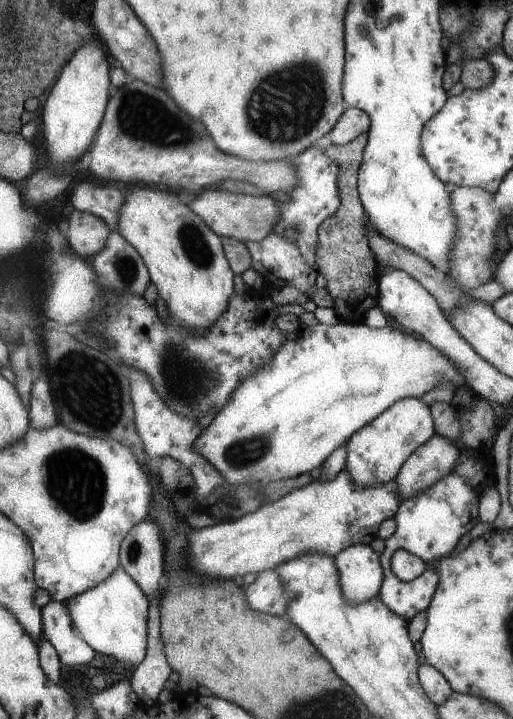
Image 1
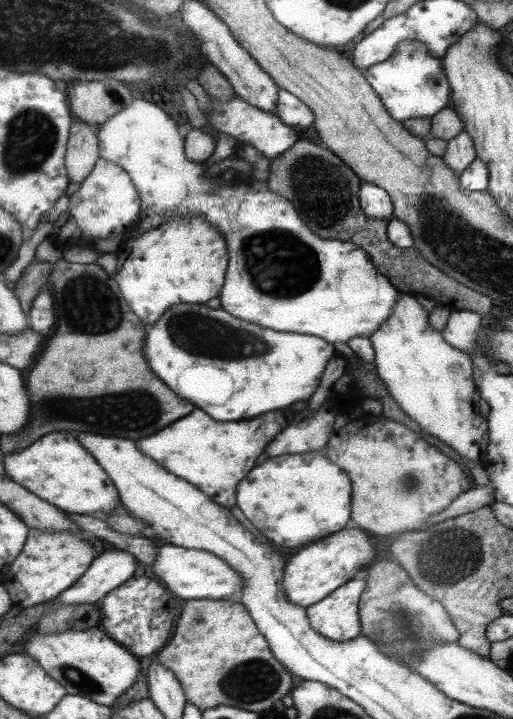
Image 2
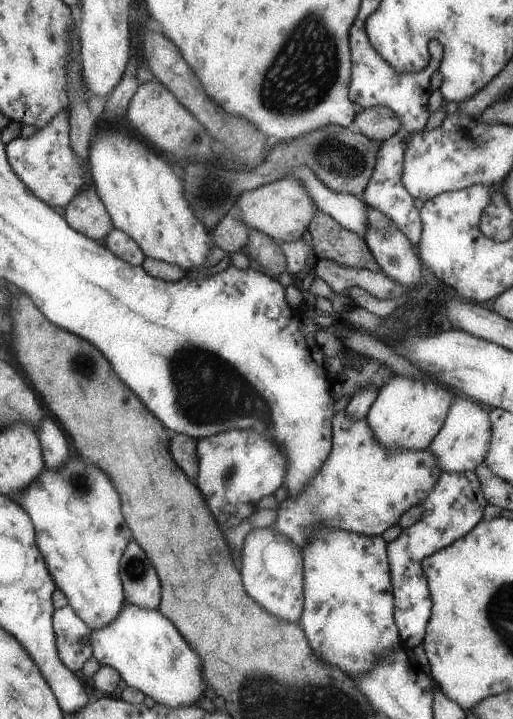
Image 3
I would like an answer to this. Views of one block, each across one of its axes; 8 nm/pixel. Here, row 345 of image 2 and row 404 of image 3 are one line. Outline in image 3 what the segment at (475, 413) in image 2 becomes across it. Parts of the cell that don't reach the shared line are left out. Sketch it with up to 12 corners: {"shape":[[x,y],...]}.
{"shape":[[391,378],[365,420],[381,448],[427,450],[453,392]]}

